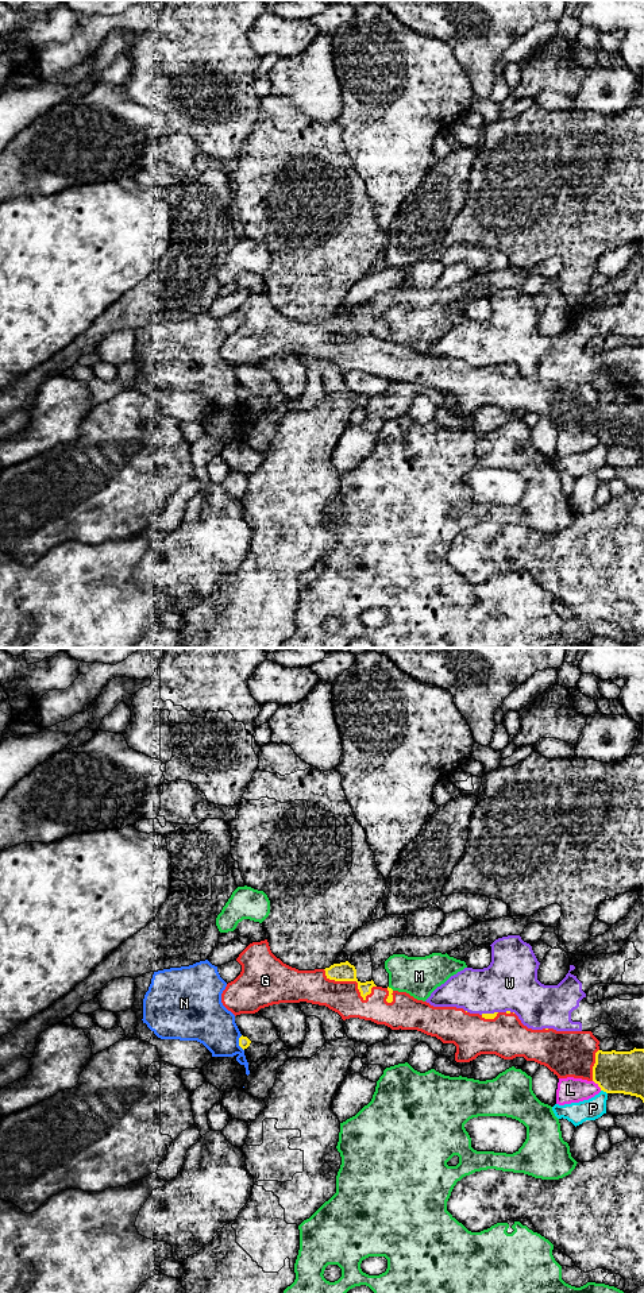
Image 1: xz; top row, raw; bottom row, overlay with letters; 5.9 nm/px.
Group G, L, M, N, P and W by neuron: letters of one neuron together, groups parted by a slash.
G / L / M / N / P / W

